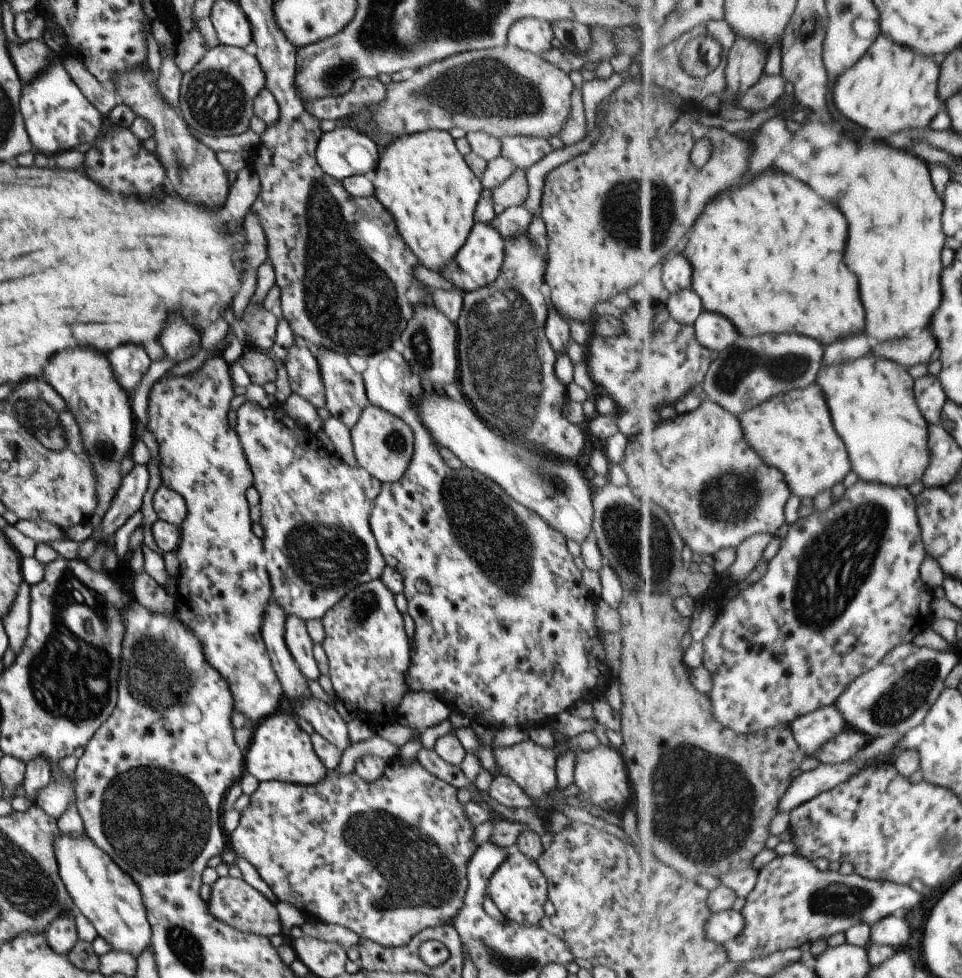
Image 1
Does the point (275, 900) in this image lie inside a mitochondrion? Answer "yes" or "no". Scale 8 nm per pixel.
no

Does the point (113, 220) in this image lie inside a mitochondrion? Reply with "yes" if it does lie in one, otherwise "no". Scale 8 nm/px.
no

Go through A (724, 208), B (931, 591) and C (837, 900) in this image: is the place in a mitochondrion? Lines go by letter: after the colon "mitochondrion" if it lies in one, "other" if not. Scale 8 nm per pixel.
A: other
B: other
C: mitochondrion

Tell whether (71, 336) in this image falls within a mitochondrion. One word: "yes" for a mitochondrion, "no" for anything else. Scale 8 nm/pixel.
no

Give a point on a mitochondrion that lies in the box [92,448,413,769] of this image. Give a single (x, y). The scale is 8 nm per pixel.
(327, 556)

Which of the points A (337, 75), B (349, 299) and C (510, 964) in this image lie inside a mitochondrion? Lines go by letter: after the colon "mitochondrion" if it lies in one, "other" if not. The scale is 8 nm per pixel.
A: mitochondrion
B: mitochondrion
C: mitochondrion

